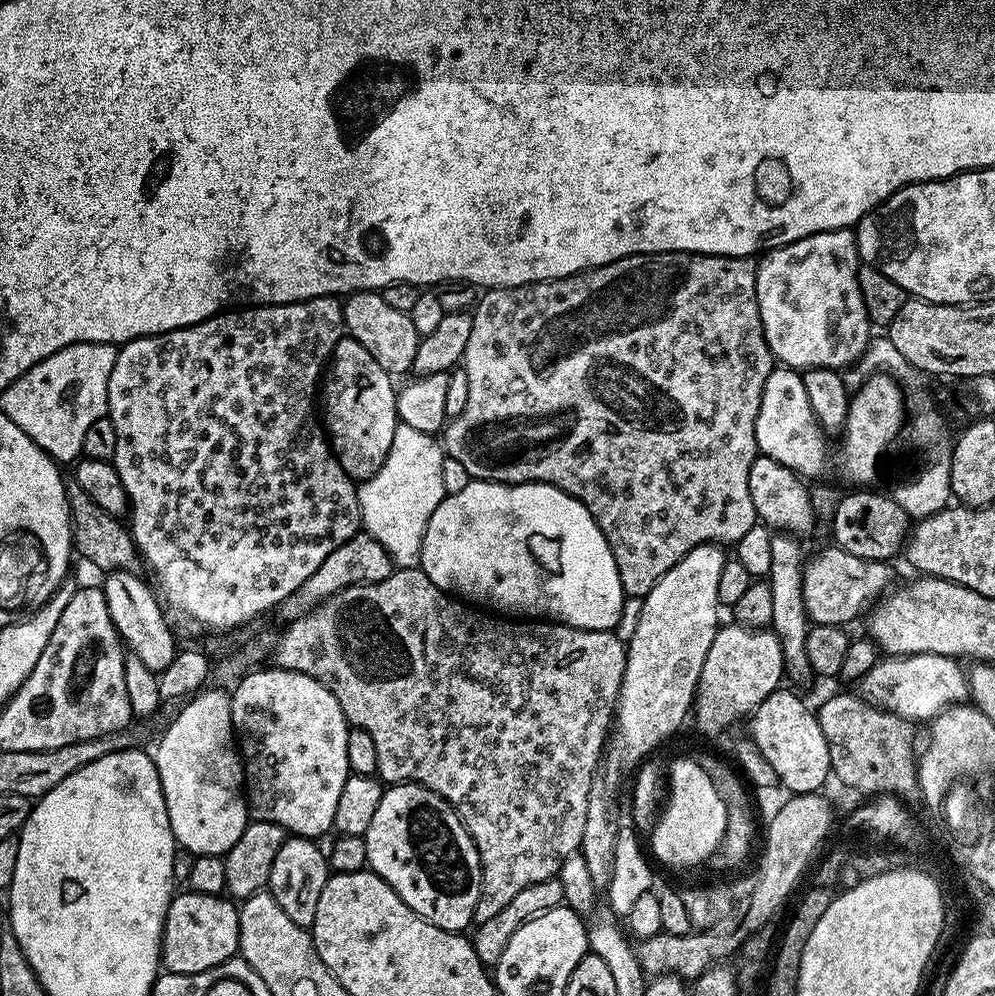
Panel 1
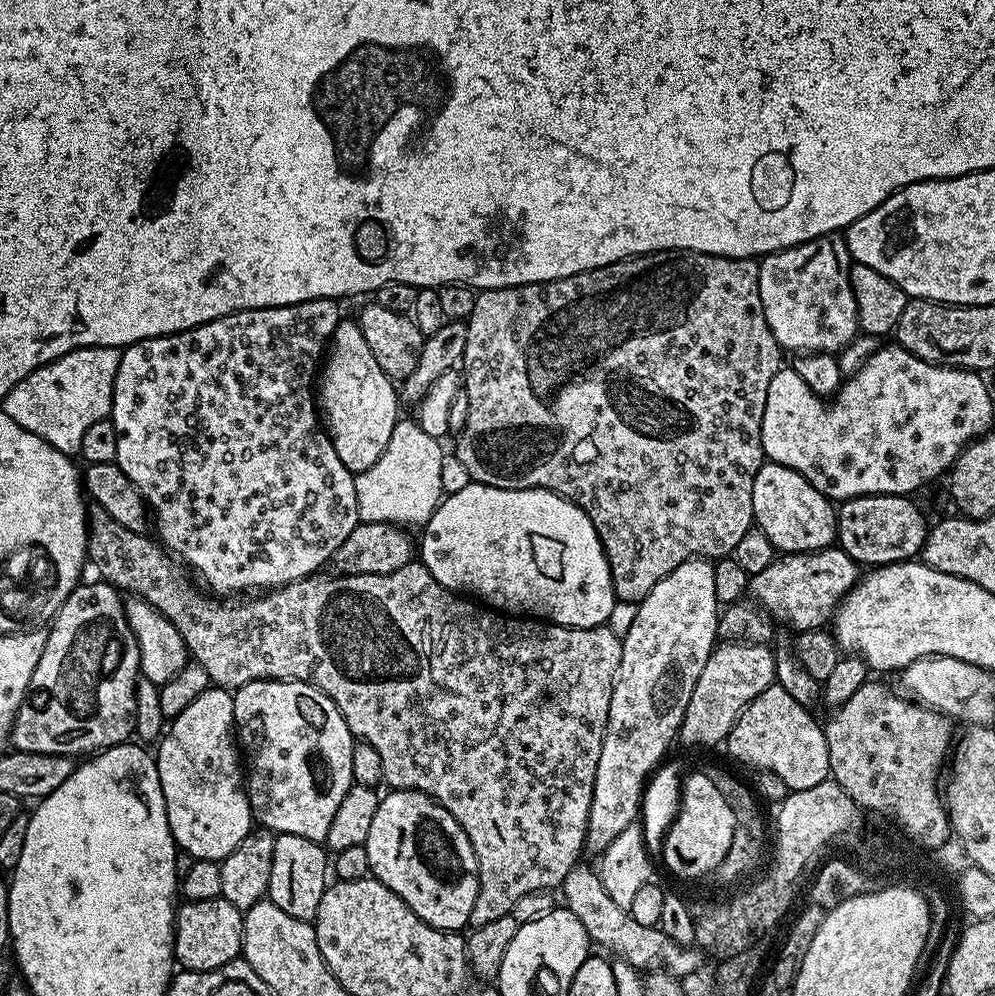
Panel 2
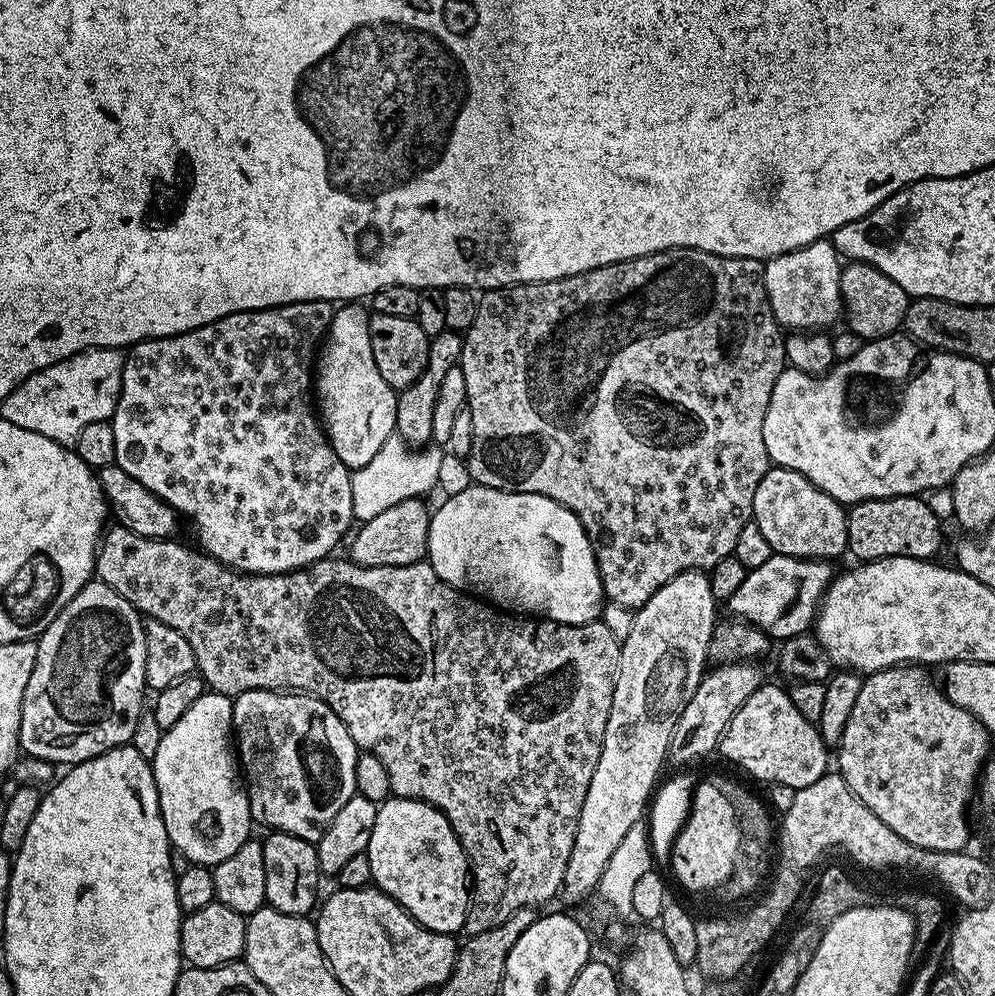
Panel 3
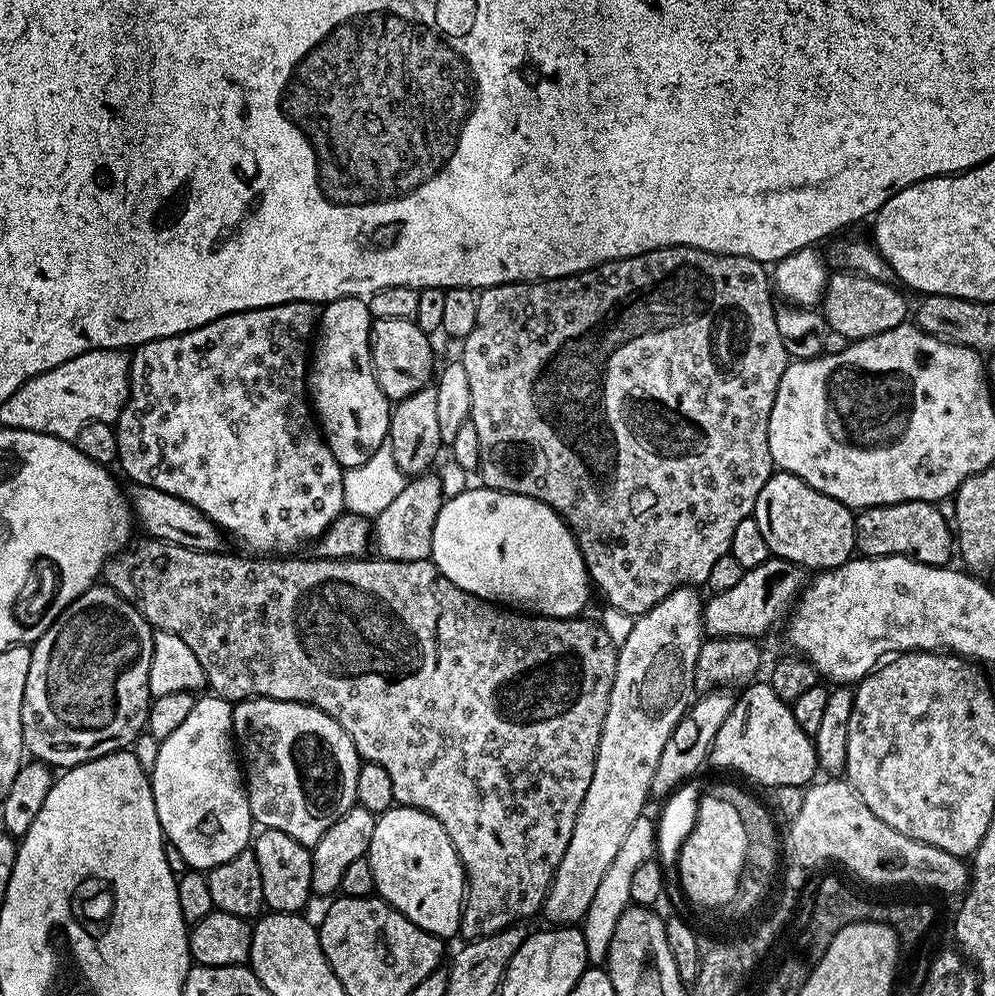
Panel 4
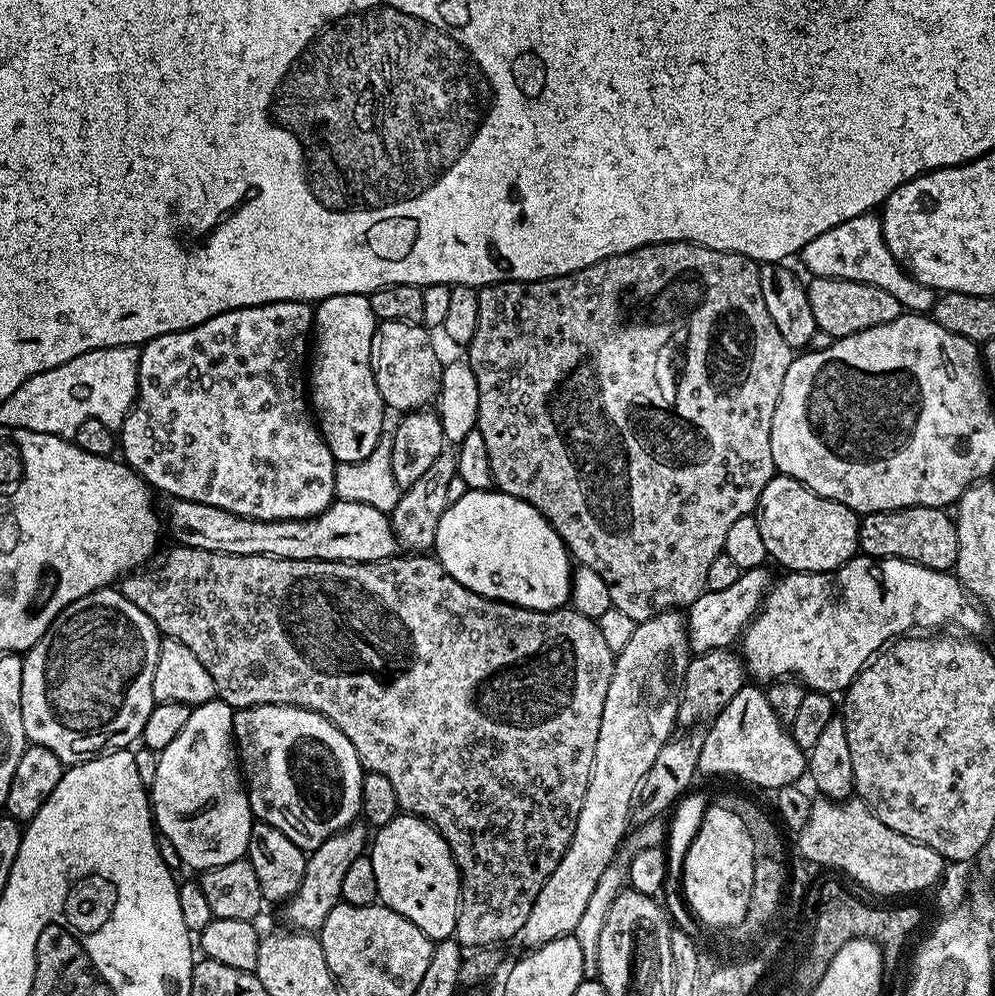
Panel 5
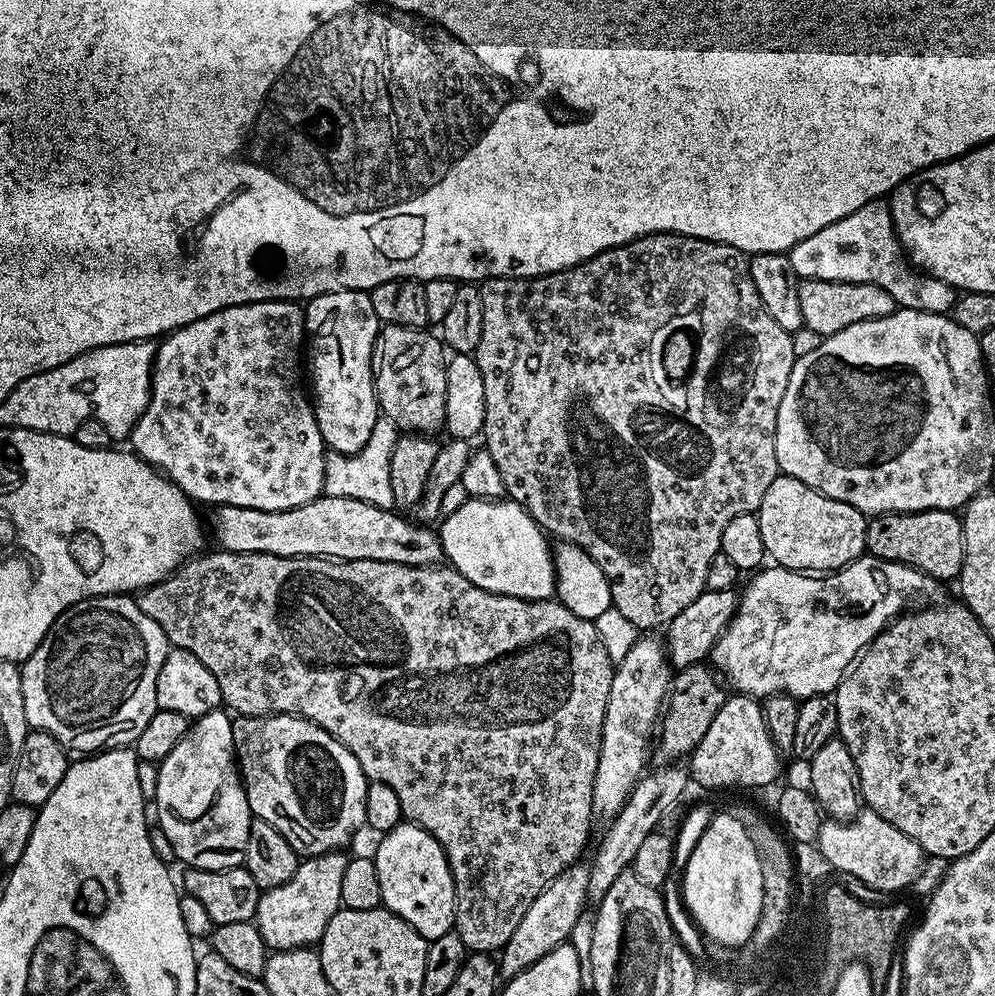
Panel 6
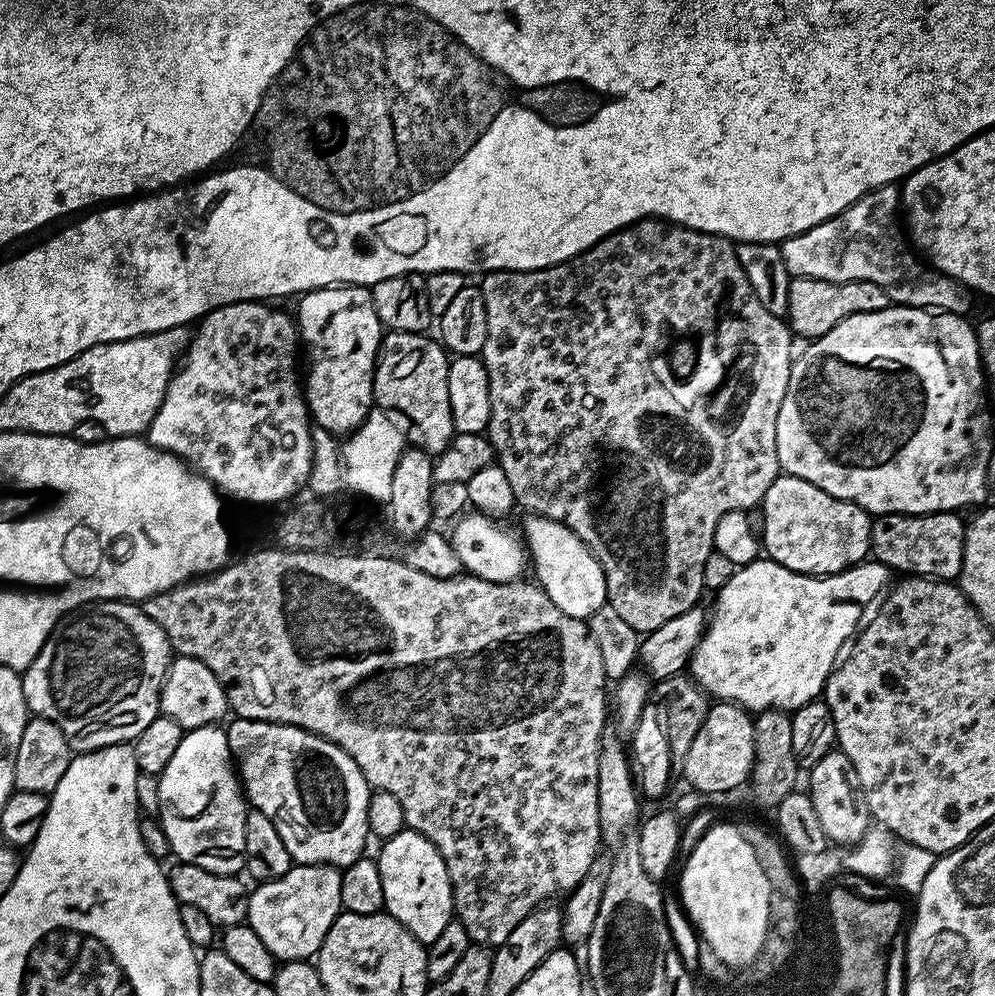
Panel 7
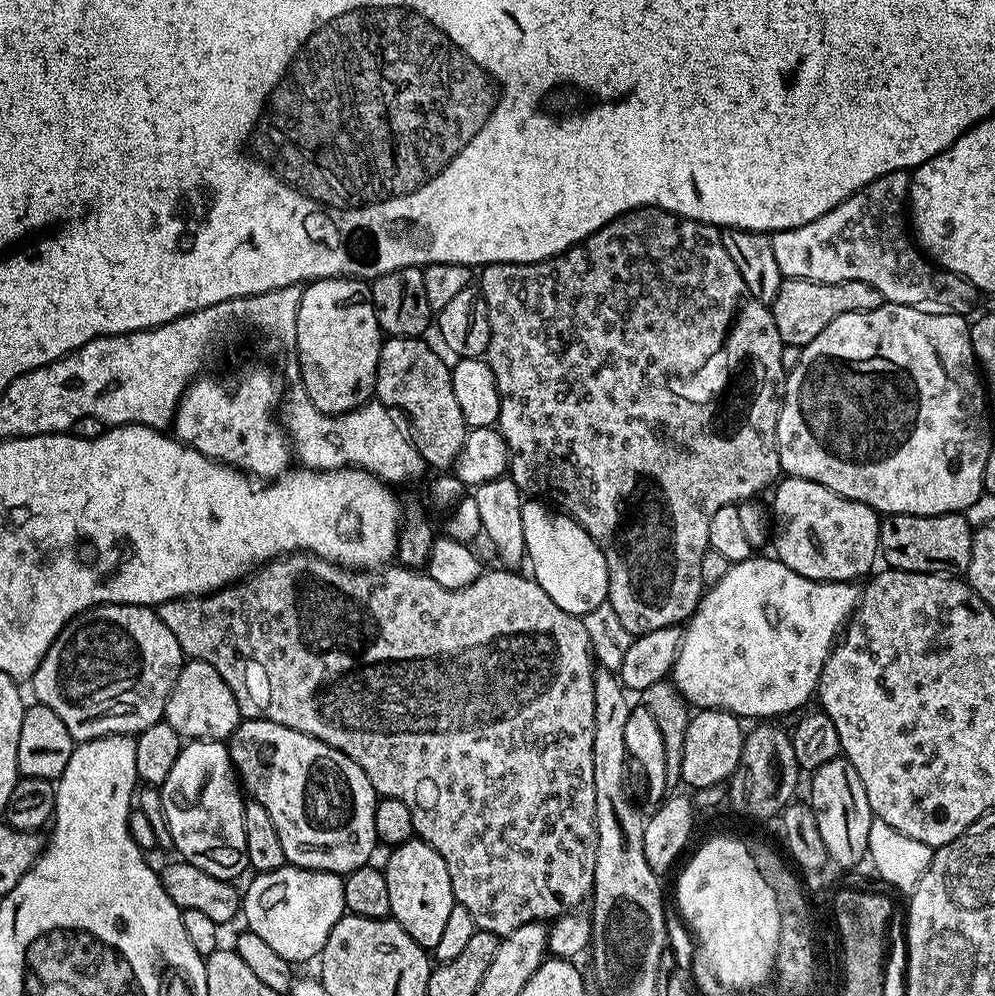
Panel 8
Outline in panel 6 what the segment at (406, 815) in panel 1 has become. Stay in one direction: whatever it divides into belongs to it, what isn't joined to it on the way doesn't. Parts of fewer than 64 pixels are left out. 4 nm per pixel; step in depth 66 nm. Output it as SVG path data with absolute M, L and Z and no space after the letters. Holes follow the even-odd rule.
M402 822L396 828L383 833L379 837L380 845L374 851L376 869L378 870L378 886L382 886L382 904L389 912L400 916L426 941L442 938L442 934L453 931L456 922L456 895L454 882L448 860L444 856L442 846L426 830L417 824Z

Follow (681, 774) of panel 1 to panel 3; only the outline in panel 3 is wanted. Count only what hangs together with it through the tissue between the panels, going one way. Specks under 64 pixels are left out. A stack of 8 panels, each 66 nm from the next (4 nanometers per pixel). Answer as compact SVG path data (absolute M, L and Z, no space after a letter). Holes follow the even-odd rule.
M714 782L697 783L693 790L692 808L684 828L673 843L670 871L684 888L692 892L704 892L707 888L727 885L732 877L736 861L742 855L740 822L736 818L736 807L718 790Z

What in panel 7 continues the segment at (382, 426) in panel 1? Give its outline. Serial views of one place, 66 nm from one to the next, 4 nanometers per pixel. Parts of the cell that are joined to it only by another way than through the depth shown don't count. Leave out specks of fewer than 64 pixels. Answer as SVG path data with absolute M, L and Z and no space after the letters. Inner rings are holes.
M341 284L335 288L316 288L299 297L300 305L294 311L298 325L298 336L308 347L308 356L312 365L306 372L306 399L311 419L316 428L324 428L337 438L347 437L372 411L372 377L378 363L378 353L382 343L382 325L374 310L372 293L367 287L358 284Z

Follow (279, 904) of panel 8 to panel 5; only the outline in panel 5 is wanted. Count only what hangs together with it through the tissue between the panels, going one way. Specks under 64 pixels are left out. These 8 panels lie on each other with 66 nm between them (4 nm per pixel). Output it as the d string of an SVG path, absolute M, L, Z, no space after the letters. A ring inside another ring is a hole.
M353 822L348 827L336 832L322 846L311 849L307 853L306 874L302 874L302 886L298 886L296 893L283 905L284 916L288 919L287 927L302 932L319 933L326 922L326 914L334 910L336 904L341 903L342 881L346 869L354 858L365 855L370 844L370 832L363 823Z

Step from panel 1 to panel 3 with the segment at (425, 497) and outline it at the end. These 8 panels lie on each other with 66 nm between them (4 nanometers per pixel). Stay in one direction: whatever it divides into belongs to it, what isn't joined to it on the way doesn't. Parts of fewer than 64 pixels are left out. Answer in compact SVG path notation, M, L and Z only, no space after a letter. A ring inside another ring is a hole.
M393 434L382 442L382 450L366 462L366 466L352 472L352 501L354 502L354 517L363 522L370 518L378 518L390 506L398 506L398 502L427 497L428 491L433 491L438 482L438 466L442 463L444 452L436 446L425 446L413 450L405 444L404 439Z

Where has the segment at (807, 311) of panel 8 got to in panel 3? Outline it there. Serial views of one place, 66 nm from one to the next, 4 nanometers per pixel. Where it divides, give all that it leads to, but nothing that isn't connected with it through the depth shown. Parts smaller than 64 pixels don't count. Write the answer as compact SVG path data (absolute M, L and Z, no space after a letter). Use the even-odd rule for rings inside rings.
M848 262L840 270L840 289L844 299L843 315L846 320L848 316L847 331L860 336L864 342L881 340L901 331L910 297L894 278L886 278L882 270L869 264Z

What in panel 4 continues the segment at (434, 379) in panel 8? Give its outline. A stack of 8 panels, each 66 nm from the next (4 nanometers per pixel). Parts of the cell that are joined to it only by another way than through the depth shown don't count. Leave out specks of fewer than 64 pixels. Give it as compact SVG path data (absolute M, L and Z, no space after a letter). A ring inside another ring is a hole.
M386 318L373 323L372 365L376 367L378 386L382 386L389 401L406 398L433 383L438 363L432 357L432 344L428 340L431 340L429 333L419 328L415 319Z

